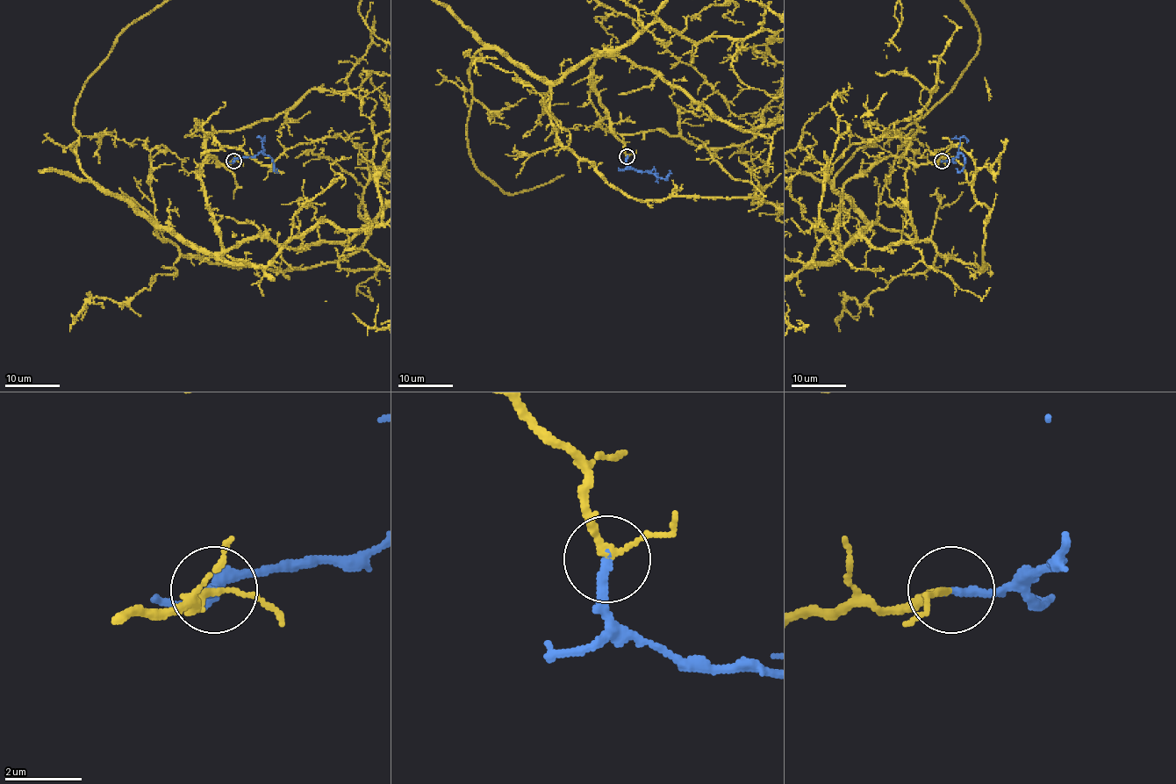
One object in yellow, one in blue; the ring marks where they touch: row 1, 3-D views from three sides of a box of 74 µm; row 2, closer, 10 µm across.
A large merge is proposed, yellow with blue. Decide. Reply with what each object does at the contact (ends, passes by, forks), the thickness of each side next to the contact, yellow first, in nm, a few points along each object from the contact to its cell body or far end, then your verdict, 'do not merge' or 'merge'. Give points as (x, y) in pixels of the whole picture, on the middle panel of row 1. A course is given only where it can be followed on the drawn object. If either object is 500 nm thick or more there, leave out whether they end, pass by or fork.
yellow passes by; blue ends; calibres 150 and 220 nm; course yellow (627, 157), (592, 77), (609, 52), (553, 82), (494, 49), (474, 56), (467, 147), (505, 194), (625, 147); course blue (627, 157), (629, 167), (666, 179), (669, 170); merge

